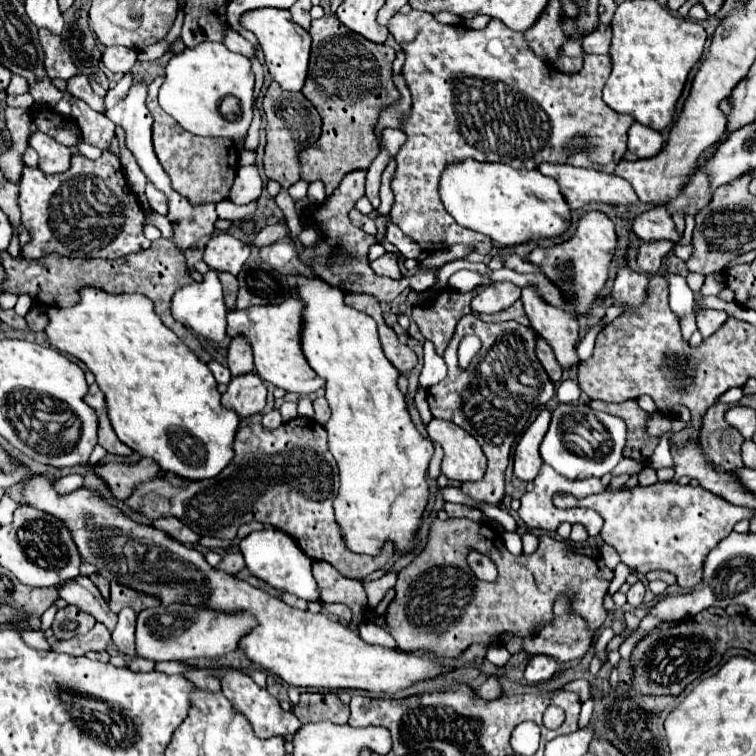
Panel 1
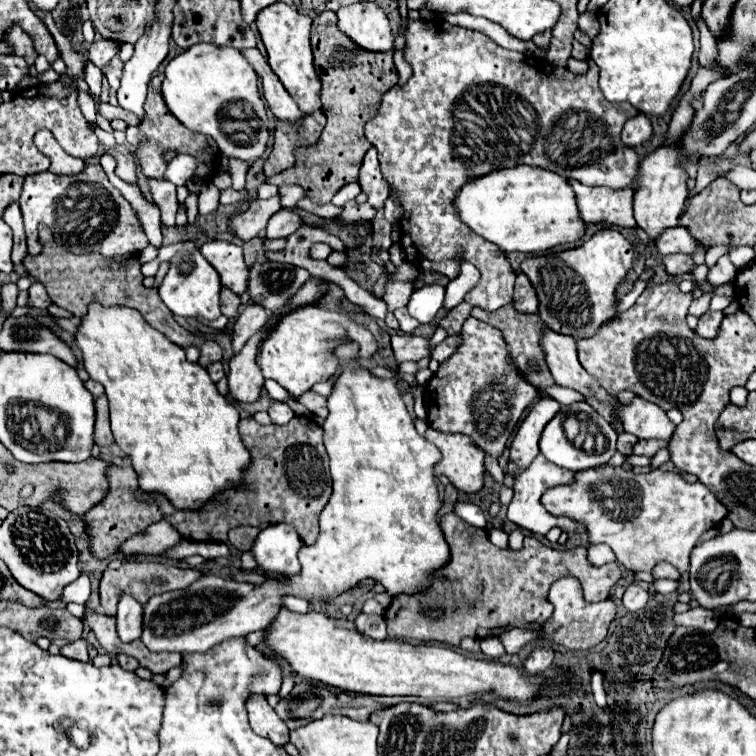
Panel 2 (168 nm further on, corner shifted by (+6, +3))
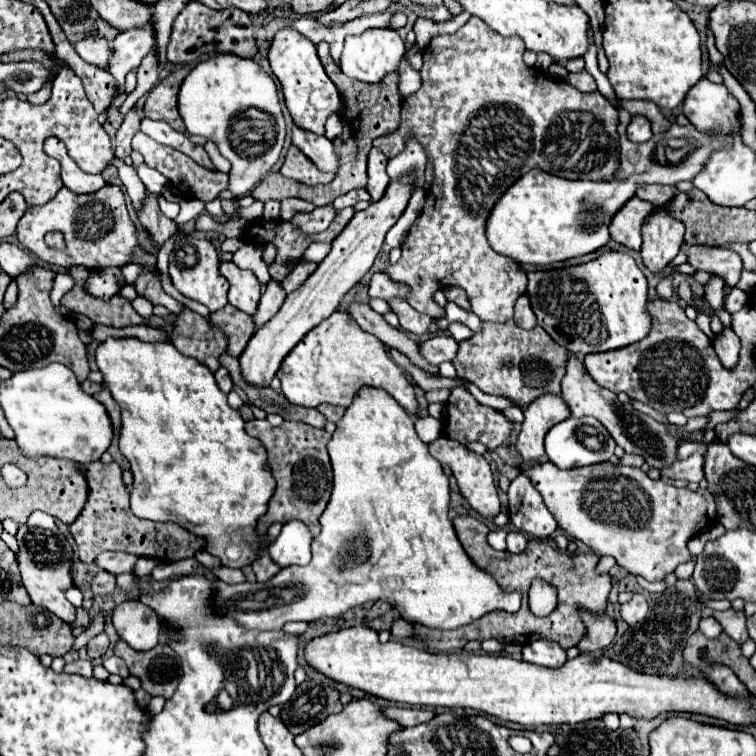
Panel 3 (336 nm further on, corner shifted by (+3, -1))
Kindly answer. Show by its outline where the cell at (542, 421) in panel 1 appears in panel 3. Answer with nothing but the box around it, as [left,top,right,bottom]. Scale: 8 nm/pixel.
[517,394,571,462]

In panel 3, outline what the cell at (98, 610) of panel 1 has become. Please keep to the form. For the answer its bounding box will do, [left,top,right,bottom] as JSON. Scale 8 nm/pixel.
[115,640,179,700]

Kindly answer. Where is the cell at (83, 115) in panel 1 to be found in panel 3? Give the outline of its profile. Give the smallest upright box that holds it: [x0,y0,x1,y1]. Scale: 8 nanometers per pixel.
[139,194,177,250]

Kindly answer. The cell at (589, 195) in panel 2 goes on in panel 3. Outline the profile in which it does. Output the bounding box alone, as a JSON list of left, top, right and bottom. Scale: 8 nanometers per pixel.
[611,196,655,250]

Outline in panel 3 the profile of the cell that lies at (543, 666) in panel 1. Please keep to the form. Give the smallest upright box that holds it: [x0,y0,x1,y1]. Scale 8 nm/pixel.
[523,640,567,668]

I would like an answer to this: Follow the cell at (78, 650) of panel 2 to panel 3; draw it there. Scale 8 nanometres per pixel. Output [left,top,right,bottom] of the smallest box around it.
[65,660,93,678]

